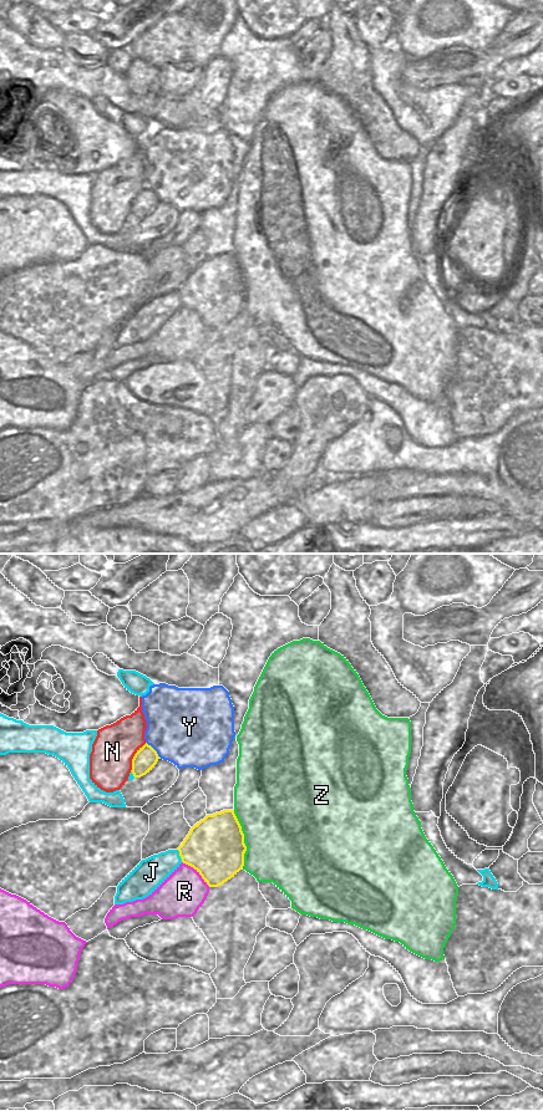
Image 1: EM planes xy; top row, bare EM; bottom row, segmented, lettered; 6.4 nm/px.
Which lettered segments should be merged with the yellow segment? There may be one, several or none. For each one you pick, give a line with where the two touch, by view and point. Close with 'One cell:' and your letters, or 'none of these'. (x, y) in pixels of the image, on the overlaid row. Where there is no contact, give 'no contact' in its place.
Y: meets yellow in xy at (153, 749)
One cell: Y

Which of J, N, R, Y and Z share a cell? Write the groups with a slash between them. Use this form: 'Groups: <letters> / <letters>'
Groups: J / N / R / Y / Z

